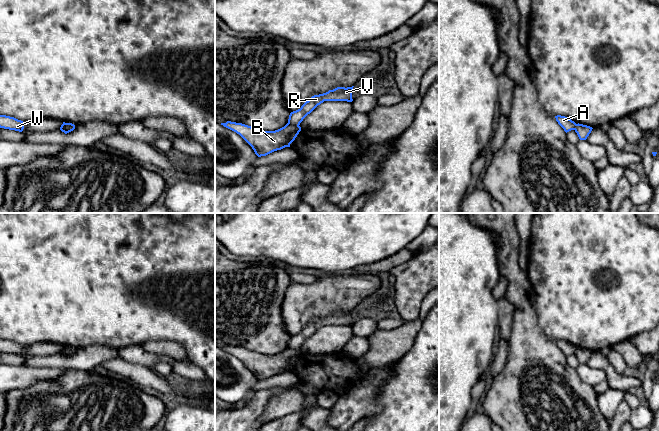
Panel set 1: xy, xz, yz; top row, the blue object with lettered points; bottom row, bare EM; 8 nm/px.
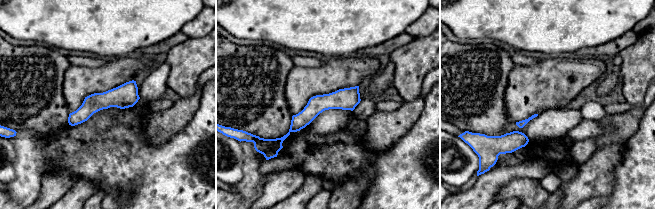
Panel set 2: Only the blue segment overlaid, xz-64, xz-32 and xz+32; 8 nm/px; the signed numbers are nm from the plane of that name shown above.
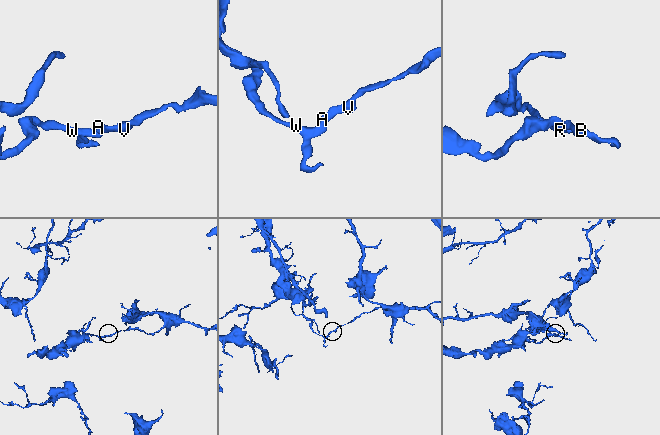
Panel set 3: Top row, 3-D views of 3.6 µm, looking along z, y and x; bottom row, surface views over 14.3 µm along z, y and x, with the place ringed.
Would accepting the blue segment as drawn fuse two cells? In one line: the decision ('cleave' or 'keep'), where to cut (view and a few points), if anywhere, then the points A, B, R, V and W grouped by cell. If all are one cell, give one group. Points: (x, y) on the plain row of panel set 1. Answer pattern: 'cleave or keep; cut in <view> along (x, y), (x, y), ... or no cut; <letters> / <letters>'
keep; no cut; A B R V W

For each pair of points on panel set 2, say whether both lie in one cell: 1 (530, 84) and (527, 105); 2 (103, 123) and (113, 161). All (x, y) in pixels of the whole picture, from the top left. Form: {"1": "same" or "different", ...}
{"1": "same", "2": "different"}

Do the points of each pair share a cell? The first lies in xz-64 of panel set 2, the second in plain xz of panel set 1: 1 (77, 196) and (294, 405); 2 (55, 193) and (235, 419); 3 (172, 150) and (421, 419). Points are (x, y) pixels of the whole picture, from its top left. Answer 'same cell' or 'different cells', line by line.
1: different cells
2: different cells
3: same cell

